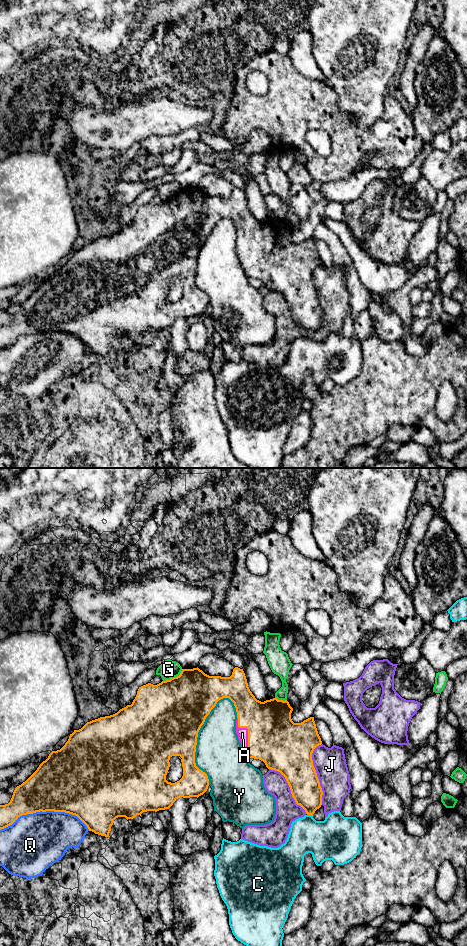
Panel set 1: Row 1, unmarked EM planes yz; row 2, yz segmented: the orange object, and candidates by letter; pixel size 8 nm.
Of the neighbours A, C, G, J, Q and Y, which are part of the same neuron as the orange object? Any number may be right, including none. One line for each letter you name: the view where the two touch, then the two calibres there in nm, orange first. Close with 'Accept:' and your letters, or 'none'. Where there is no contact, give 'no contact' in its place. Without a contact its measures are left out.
A: yz | 400/90 nm
Accept: A

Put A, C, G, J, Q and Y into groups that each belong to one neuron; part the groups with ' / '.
A / C / G / J / Q / Y

